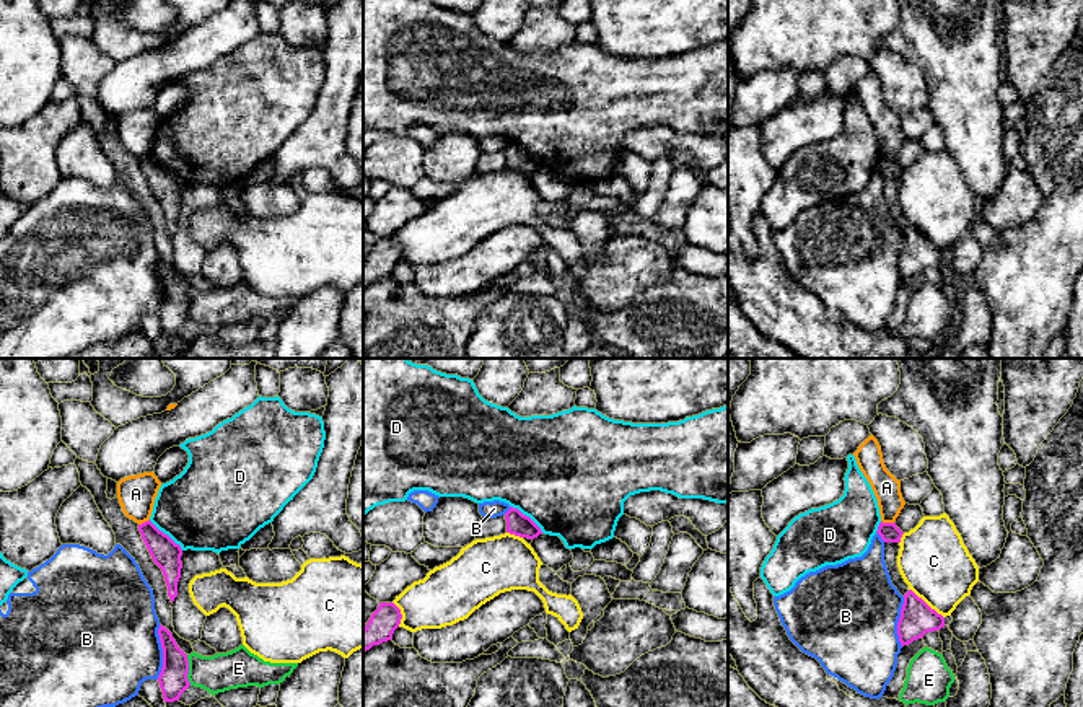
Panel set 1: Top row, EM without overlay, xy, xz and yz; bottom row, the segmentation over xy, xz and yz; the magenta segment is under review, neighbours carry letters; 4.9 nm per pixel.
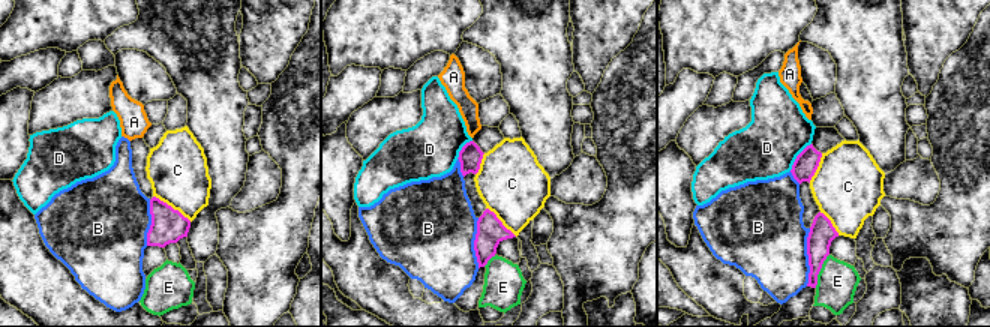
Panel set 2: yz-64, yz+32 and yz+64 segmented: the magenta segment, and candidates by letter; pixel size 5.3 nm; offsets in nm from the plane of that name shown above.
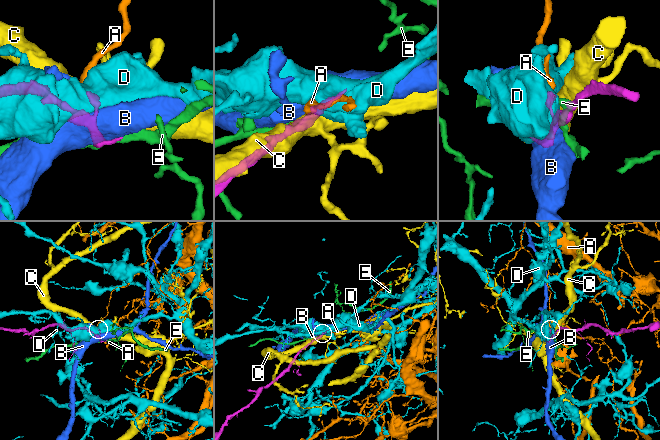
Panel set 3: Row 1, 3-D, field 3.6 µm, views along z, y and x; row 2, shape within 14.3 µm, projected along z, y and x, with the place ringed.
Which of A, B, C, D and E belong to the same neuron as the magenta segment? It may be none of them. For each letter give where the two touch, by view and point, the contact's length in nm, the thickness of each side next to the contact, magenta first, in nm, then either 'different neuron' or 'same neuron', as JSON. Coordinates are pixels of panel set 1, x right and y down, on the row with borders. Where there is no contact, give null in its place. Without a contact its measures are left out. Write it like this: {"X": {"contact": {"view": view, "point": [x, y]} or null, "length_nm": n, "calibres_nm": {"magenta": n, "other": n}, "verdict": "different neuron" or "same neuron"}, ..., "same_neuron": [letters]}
{"A": {"contact": {"view": "yz", "point": [888, 523]}, "length_nm": 70, "calibres_nm": {"magenta": 100, "other": 140}, "verdict": "different neuron"}, "B": {"contact": {"view": "xy", "point": [163, 652]}, "length_nm": 280, "calibres_nm": {"magenta": 140, "other": 460}, "verdict": "different neuron"}, "C": {"contact": {"view": "yz", "point": [925, 603]}, "length_nm": 220, "calibres_nm": {"magenta": 170, "other": 340}, "verdict": "different neuron"}, "D": {"contact": {"view": "xy", "point": [166, 535]}, "length_nm": 220, "calibres_nm": {"magenta": 140, "other": 440}, "verdict": "different neuron"}, "E": {"contact": {"view": "xy", "point": [188, 670]}, "length_nm": 150, "calibres_nm": {"magenta": 140, "other": 190}, "verdict": "different neuron"}, "same_neuron": []}

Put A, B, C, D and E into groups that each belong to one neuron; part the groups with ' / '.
A / B / C / D / E

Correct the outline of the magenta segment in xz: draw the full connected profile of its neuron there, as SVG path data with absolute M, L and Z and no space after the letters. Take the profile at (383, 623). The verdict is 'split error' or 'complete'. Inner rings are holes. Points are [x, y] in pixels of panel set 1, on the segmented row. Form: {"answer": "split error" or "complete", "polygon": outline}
{"answer": "complete", "polygon": "M379 603L363 629L363 653L373 645L391 640L401 619L401 609L394 603Z"}

